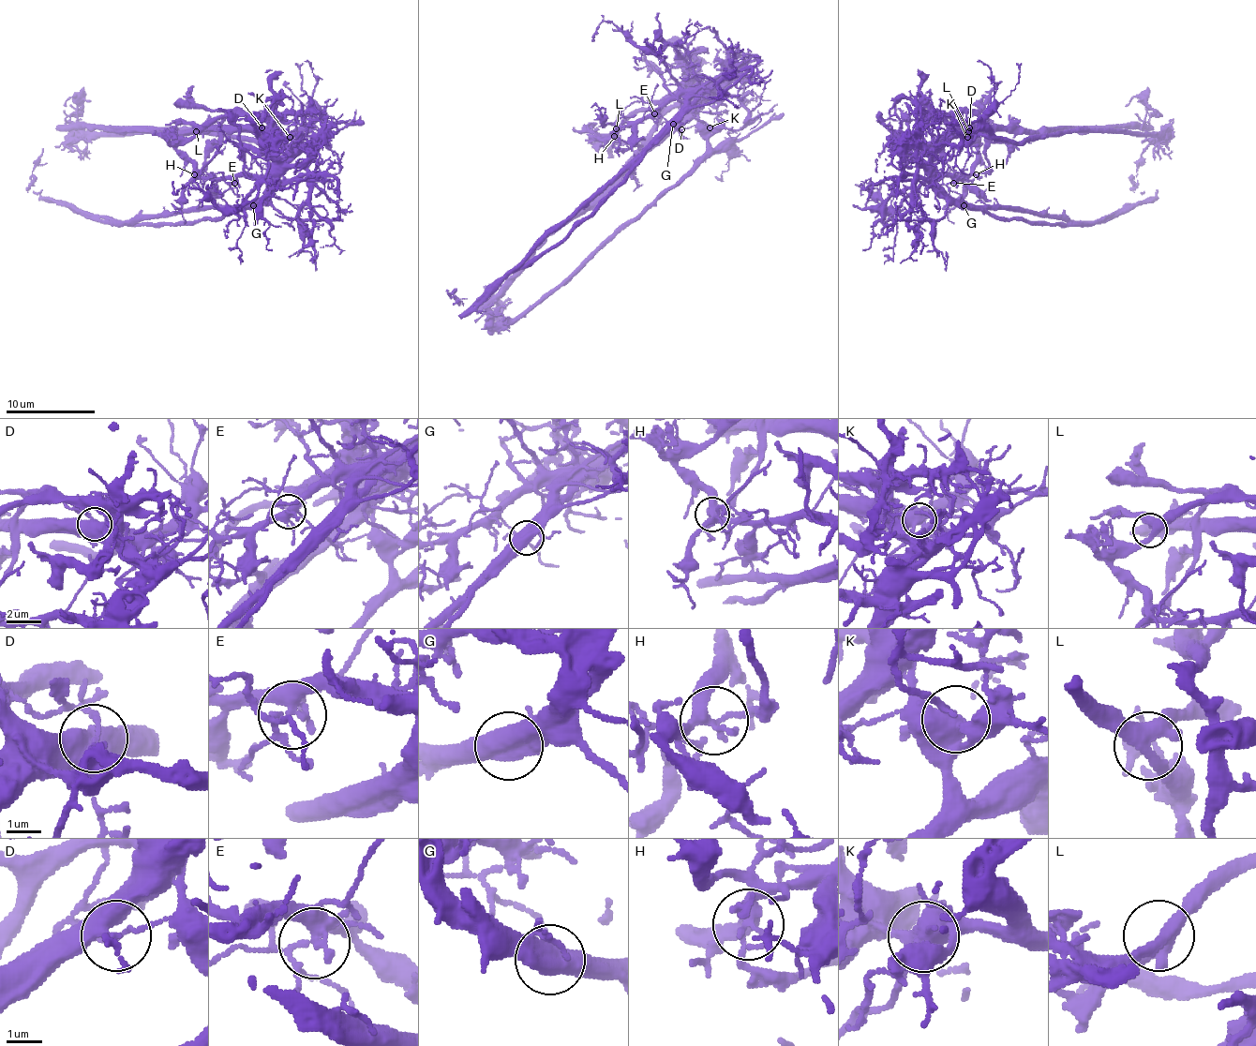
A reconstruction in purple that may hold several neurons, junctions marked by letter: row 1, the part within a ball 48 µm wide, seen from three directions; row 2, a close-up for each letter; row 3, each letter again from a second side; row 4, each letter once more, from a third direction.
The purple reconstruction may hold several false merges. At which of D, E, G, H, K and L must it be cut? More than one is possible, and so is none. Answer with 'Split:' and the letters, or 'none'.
Split: D, G, H, K

